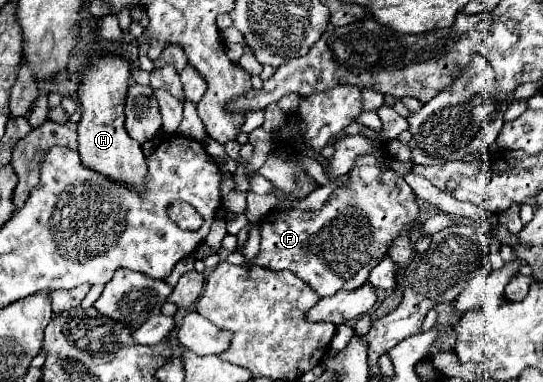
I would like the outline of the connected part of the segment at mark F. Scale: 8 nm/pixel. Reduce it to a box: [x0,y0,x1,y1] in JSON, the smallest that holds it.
[254,140,420,296]

